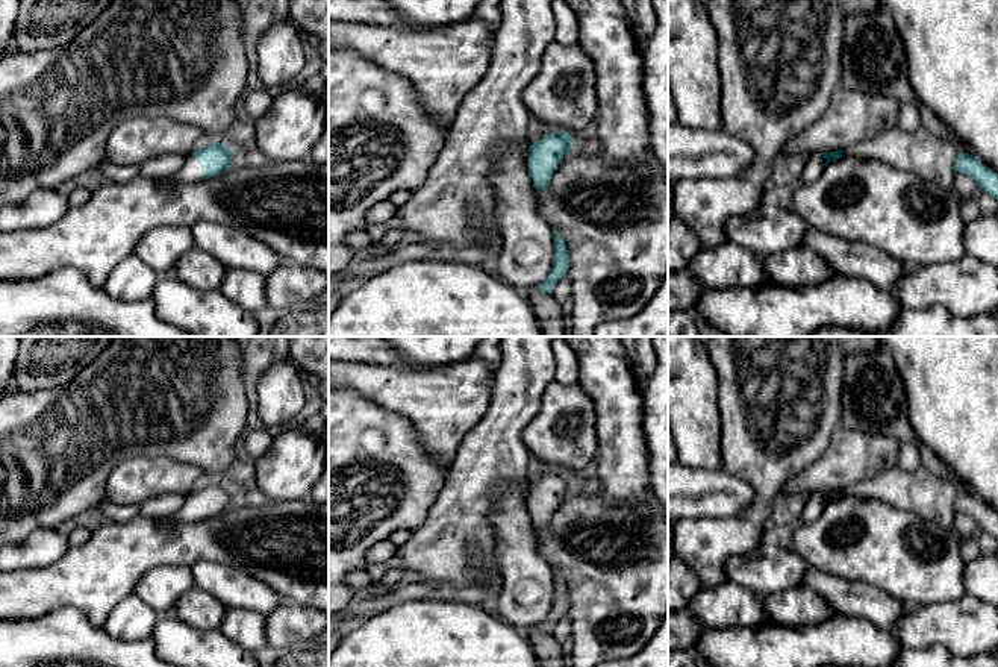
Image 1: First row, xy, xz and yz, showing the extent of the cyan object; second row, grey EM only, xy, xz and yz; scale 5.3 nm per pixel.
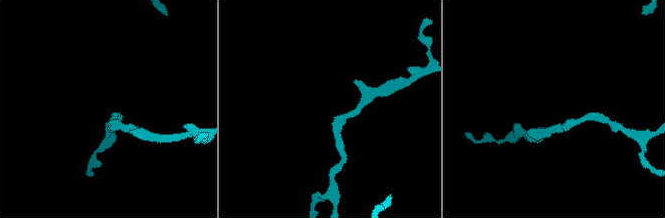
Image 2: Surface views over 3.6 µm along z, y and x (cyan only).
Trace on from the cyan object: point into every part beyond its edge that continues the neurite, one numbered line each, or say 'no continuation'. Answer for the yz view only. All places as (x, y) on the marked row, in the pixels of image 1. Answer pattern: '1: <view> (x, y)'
1: yz (813, 167)

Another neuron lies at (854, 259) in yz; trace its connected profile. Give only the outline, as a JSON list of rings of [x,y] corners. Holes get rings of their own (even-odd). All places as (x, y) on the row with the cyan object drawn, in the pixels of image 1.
[[[809,227],[803,246],[816,252],[837,276],[865,279],[881,290],[892,290],[910,265],[865,243],[851,243]]]

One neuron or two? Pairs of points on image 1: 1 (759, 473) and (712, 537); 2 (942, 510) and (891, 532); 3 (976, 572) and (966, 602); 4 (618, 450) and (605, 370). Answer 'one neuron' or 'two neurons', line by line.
1: one neuron
2: two neurons
3: two neurons
4: one neuron

